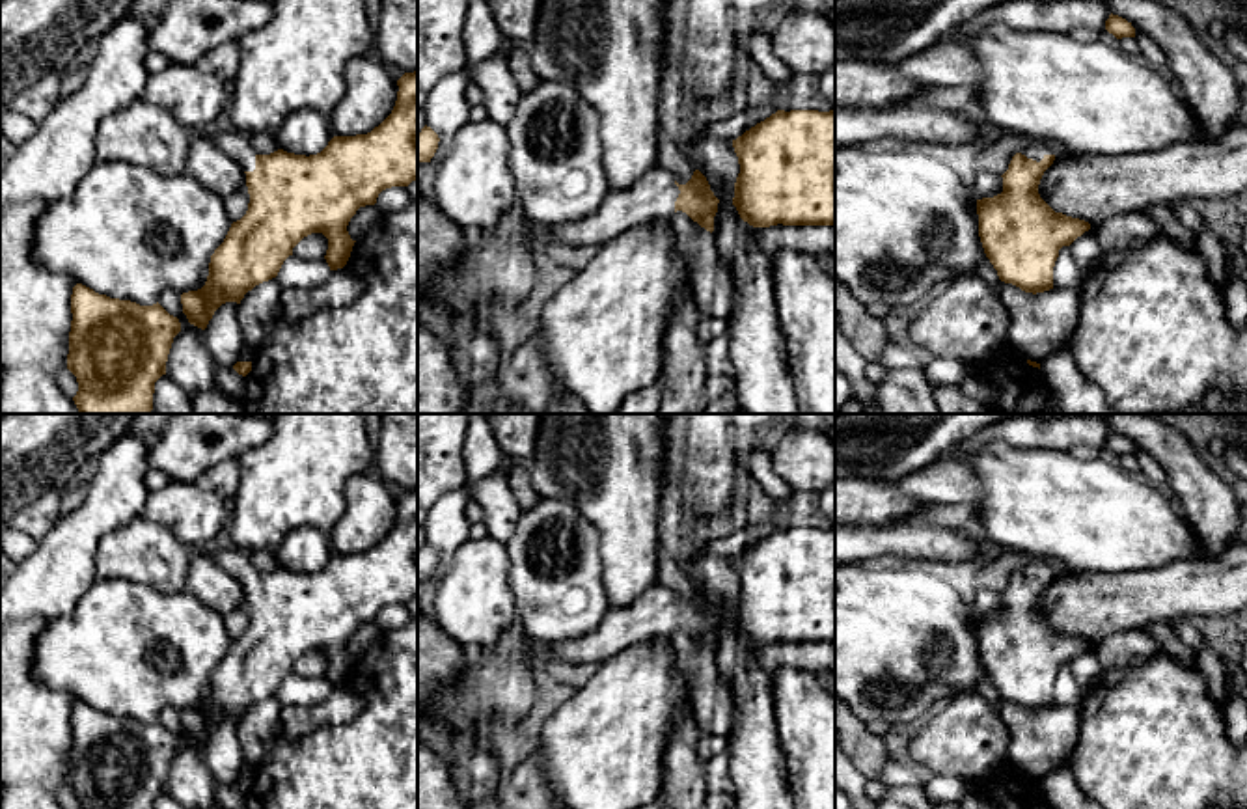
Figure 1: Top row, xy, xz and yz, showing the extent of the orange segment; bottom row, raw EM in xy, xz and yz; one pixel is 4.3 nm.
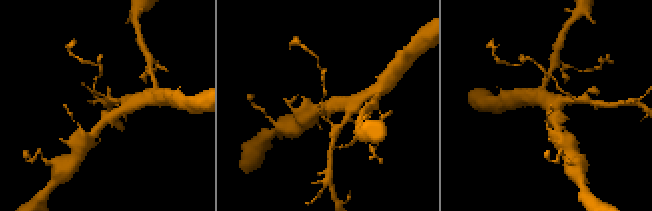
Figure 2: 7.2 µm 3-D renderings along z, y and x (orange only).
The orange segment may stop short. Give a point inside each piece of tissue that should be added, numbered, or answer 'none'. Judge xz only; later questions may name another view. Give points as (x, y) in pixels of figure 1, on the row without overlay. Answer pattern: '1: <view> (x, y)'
1: xz (655, 610)

